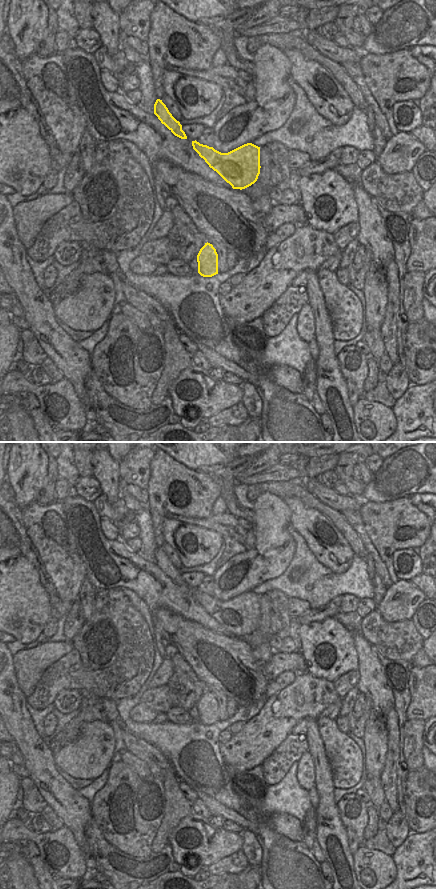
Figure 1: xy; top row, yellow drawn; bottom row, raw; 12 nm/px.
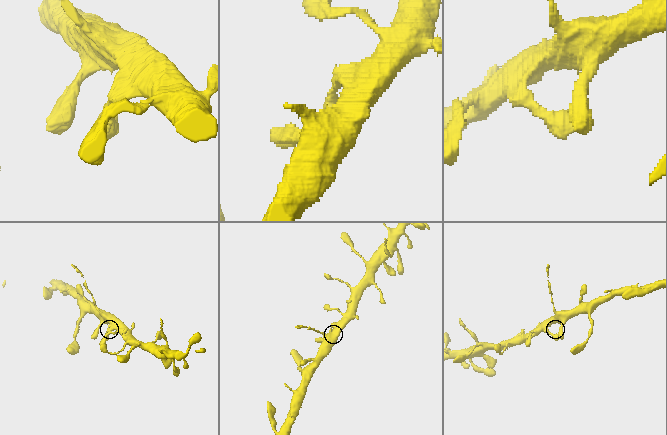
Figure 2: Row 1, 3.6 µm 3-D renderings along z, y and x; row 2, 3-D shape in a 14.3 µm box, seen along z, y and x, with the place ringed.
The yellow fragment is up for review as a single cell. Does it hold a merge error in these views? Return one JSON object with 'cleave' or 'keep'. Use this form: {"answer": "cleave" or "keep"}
{"answer": "cleave"}

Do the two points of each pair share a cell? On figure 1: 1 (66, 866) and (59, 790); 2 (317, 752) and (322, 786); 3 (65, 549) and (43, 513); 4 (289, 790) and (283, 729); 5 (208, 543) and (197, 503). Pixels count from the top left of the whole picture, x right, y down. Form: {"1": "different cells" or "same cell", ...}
{"1": "different cells", "2": "same cell", "3": "same cell", "4": "different cells", "5": "different cells"}

